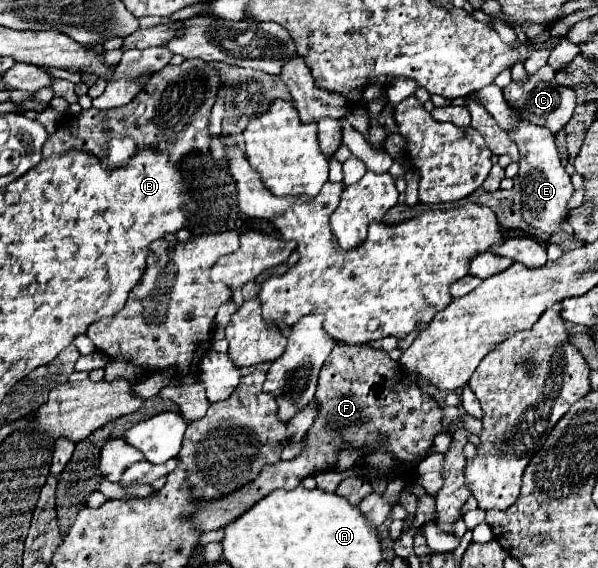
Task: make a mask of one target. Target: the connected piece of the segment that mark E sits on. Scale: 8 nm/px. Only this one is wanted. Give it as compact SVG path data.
M510 105L510 107L514 109L514 113L518 117L516 127L510 129L508 135L518 145L518 151L520 151L518 179L520 179L520 189L524 189L524 193L522 193L524 221L542 233L554 235L554 233L562 231L562 221L568 215L566 203L574 193L574 187L570 183L570 175L566 173L566 169L560 163L554 135L546 127L538 127L538 125L532 125L530 121L524 121L520 117L520 111L514 105Z

